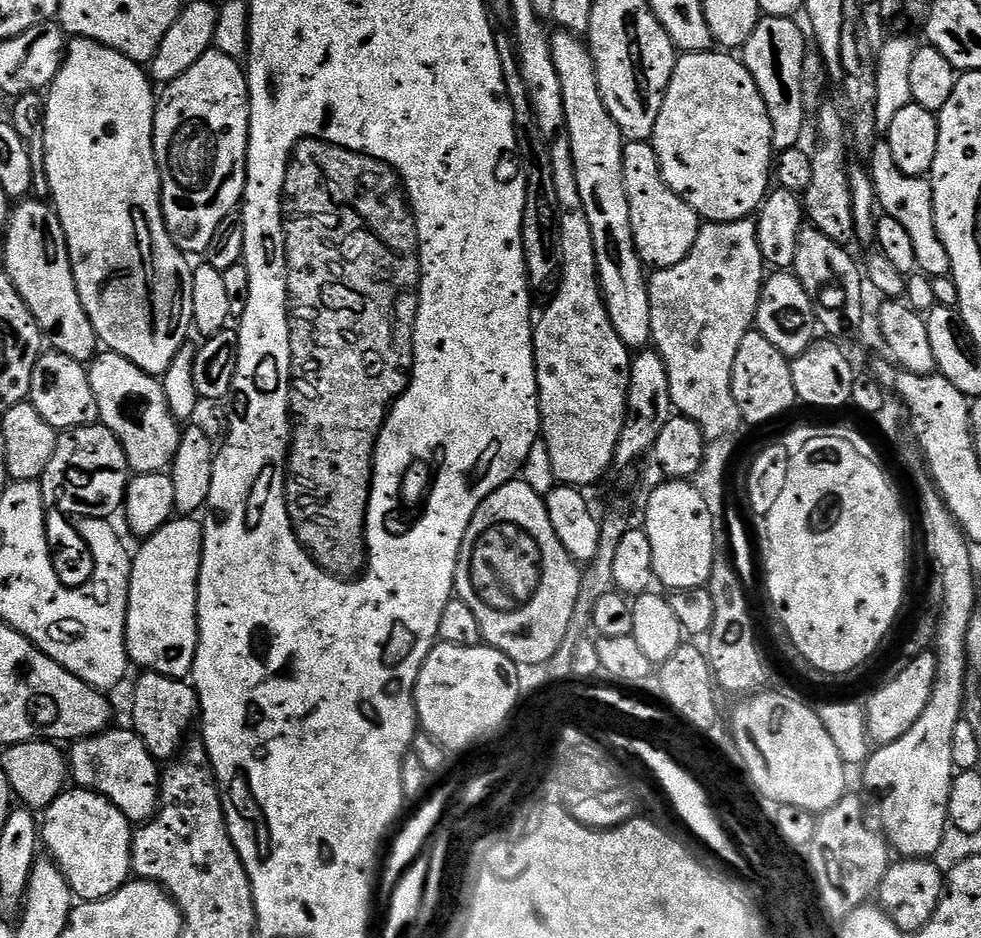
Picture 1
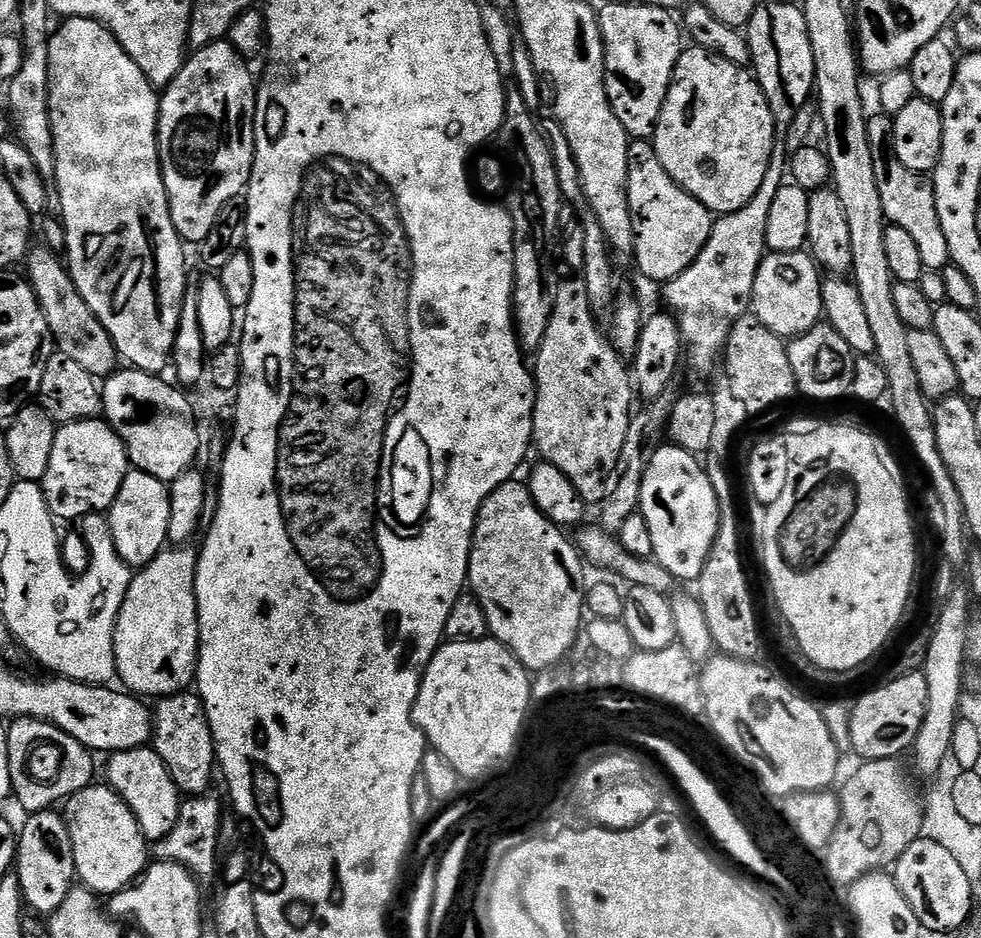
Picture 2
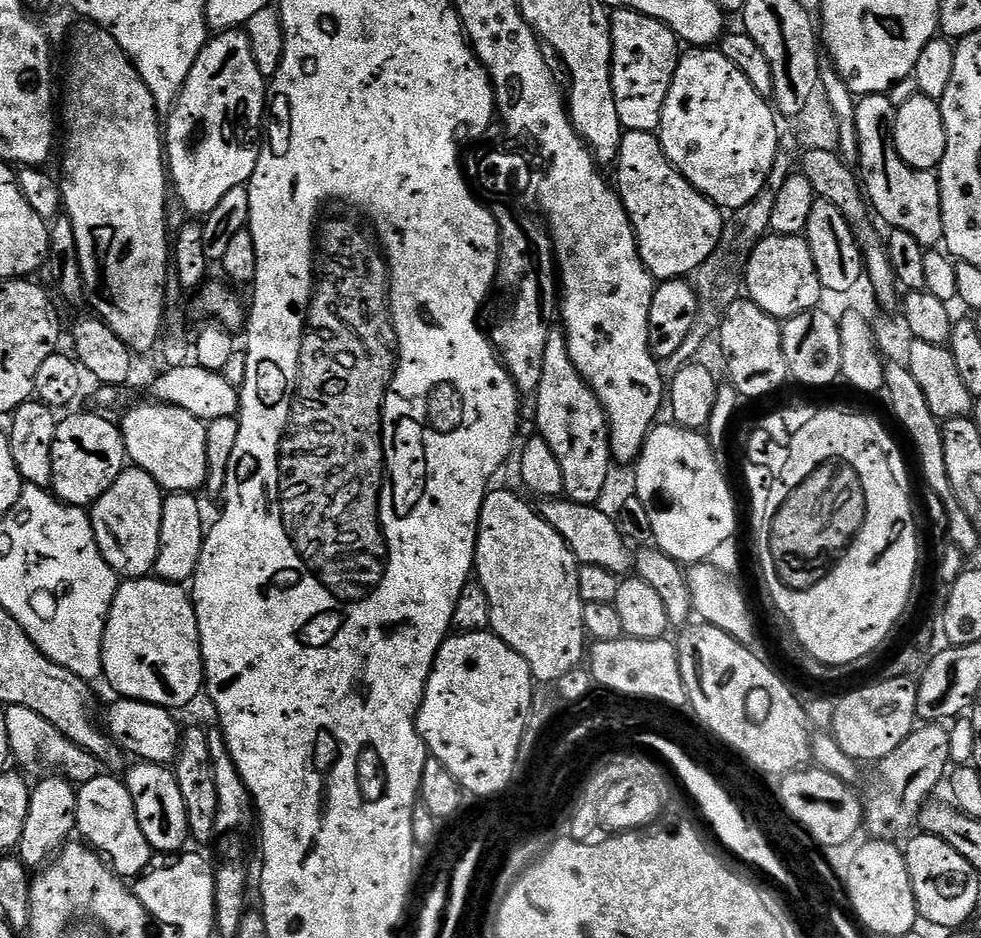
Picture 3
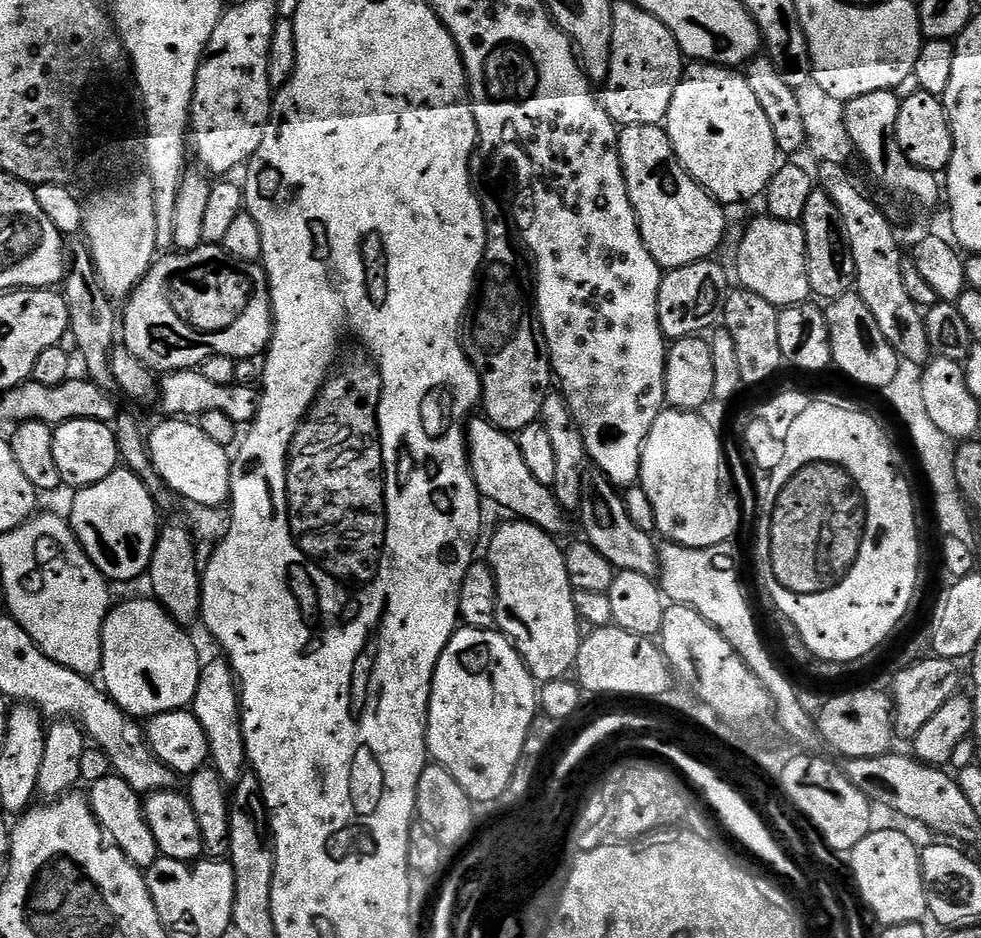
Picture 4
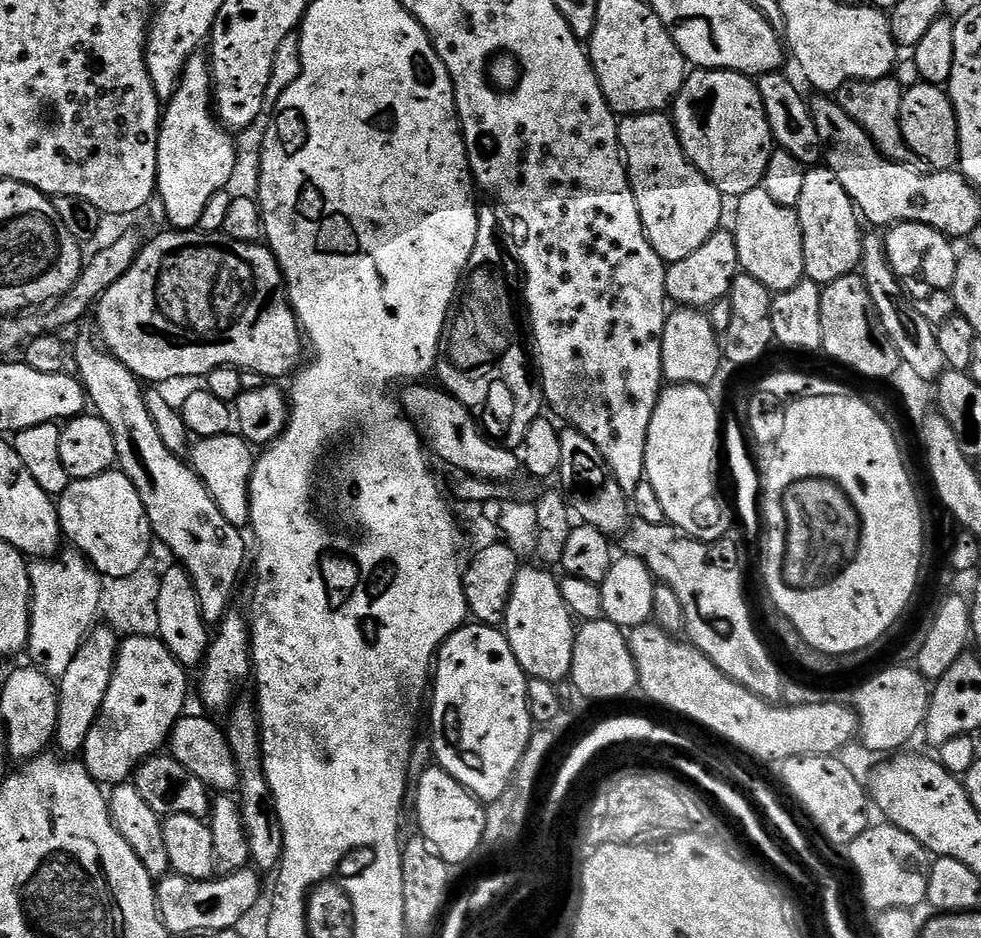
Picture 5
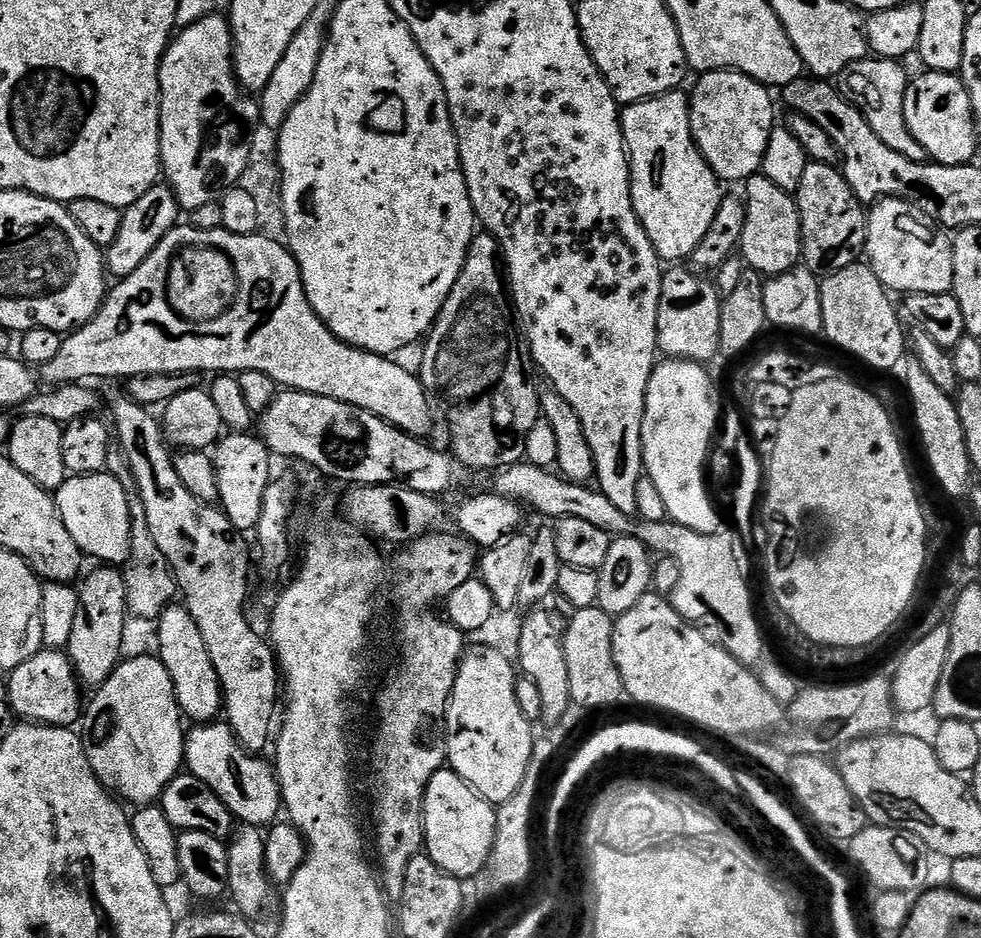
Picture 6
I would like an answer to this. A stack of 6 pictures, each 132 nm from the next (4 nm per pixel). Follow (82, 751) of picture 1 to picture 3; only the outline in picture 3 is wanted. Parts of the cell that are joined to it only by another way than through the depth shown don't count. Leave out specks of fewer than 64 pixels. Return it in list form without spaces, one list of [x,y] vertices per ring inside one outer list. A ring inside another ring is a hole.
[[[147,762],[133,763],[126,775],[126,783],[134,798],[134,810],[138,814],[138,826],[146,834],[153,853],[171,854],[179,852],[189,843],[186,802],[182,802],[182,790],[178,790],[178,778],[171,767]]]

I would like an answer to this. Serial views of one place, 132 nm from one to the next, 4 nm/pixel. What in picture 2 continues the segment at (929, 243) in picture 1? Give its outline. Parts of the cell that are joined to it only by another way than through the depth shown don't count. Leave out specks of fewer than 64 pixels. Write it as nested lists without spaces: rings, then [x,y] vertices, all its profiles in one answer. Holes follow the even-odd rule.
[[[883,114],[868,116],[868,145],[874,158],[874,182],[878,182],[878,198],[882,198],[882,210],[888,224],[902,226],[918,245],[922,254],[922,262],[929,272],[940,272],[949,267],[948,243],[942,230],[942,222],[938,218],[936,190],[931,179],[921,173],[906,170],[892,149],[893,117]]]

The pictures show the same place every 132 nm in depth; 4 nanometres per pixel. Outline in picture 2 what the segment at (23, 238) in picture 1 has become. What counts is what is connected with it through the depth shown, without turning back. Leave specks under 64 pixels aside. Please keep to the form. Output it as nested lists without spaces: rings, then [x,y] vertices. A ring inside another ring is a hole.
[[[45,246],[33,247],[27,257],[28,272],[26,279],[32,285],[38,298],[40,308],[44,312],[46,322],[52,331],[55,347],[66,354],[66,358],[74,358],[82,370],[97,378],[107,378],[117,371],[118,353],[110,334],[98,322],[98,318],[86,306],[84,299],[76,293],[72,275],[68,272],[65,261],[57,253]]]

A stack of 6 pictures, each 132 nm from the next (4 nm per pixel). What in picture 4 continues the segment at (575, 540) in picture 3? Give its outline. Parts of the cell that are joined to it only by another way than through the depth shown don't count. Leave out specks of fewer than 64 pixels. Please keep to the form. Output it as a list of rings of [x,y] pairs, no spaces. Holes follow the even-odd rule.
[[[487,418],[469,419],[466,425],[468,441],[468,465],[472,467],[472,477],[481,497],[500,508],[505,508],[509,517],[525,520],[538,526],[544,532],[559,534],[564,528],[565,505],[556,501],[551,488],[542,486],[534,474],[530,474],[522,458],[520,441],[515,435],[503,432]]]

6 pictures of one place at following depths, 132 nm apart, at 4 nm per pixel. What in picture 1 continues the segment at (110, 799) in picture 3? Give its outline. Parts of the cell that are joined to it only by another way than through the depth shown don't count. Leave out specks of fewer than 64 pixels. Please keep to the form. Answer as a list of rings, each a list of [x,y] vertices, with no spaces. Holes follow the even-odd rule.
[[[79,786],[69,787],[61,792],[60,797],[53,802],[42,816],[42,844],[49,848],[51,859],[55,860],[64,871],[68,885],[72,887],[73,897],[81,901],[101,900],[112,896],[127,884],[133,875],[132,870],[132,841],[134,839],[133,825],[124,817],[122,810],[114,806],[99,792]]]

